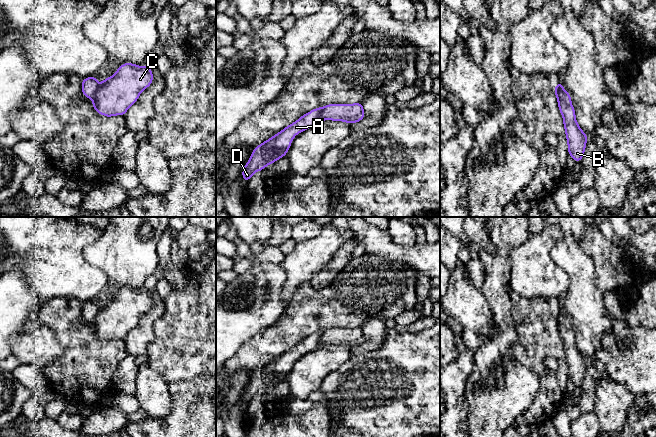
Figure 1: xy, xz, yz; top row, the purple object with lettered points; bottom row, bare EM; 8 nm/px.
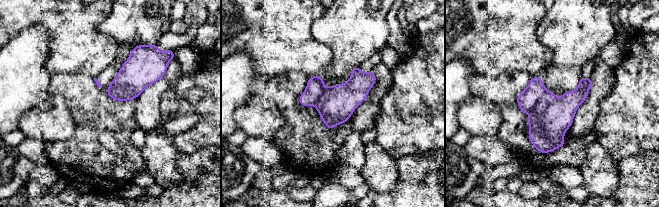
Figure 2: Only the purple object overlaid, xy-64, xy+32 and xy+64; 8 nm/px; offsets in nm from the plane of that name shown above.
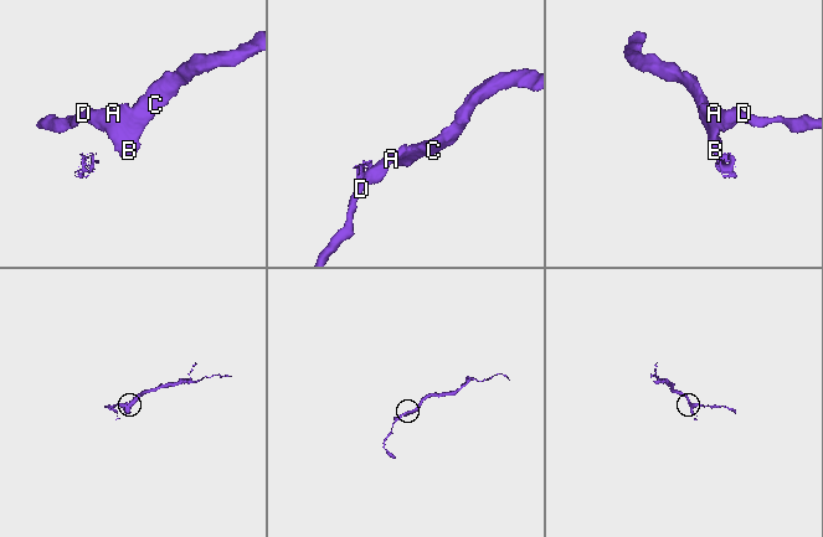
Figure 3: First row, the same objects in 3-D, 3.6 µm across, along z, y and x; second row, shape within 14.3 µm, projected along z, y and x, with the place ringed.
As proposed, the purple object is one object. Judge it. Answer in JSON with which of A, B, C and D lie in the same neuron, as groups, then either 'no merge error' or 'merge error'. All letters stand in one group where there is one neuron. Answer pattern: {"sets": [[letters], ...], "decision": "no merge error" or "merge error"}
{"sets": [["A", "D"], ["B", "C"]], "decision": "merge error"}

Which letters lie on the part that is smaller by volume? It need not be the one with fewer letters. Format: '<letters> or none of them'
A, D

